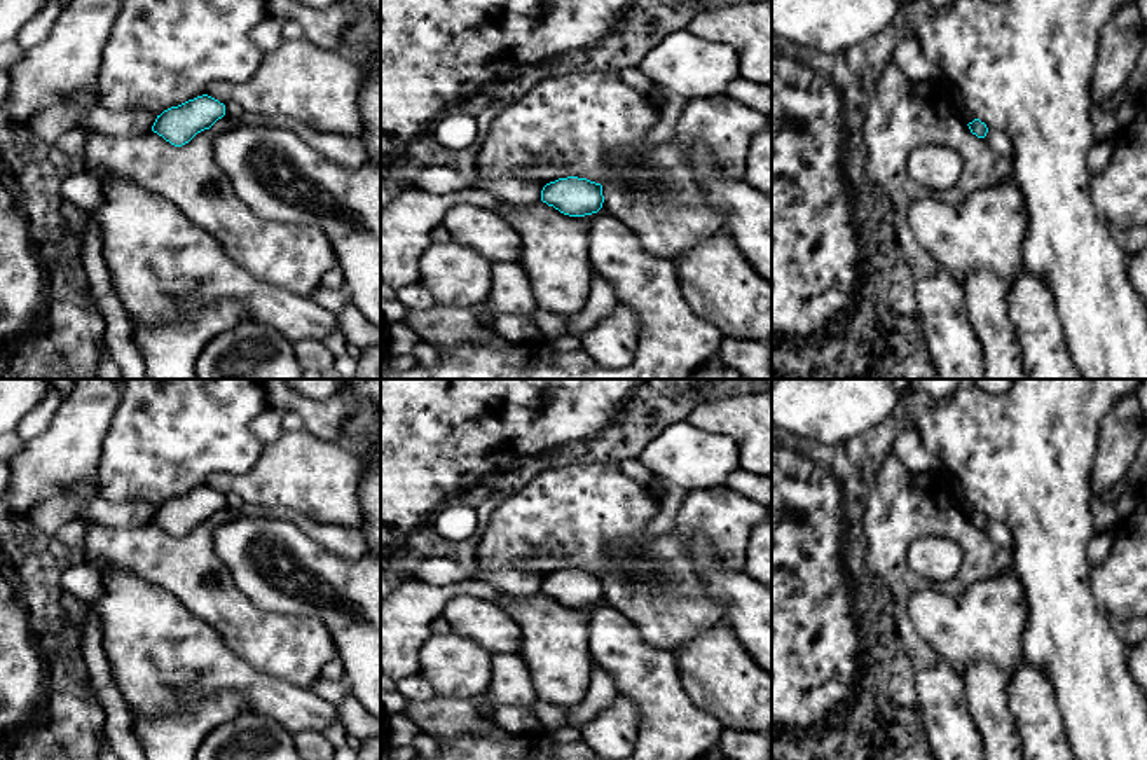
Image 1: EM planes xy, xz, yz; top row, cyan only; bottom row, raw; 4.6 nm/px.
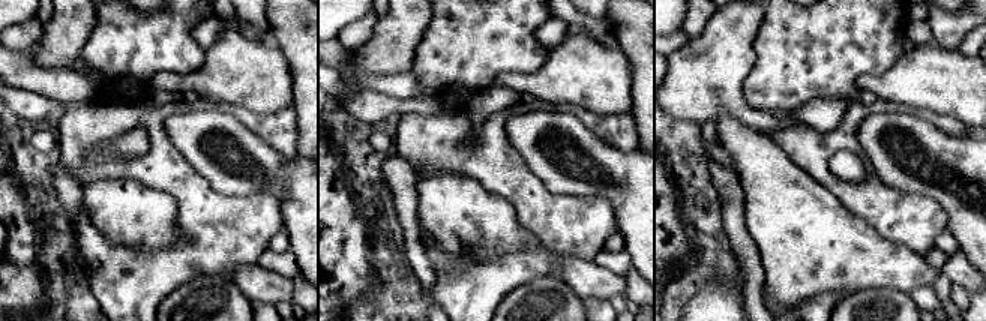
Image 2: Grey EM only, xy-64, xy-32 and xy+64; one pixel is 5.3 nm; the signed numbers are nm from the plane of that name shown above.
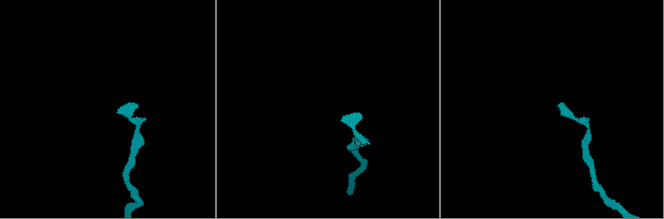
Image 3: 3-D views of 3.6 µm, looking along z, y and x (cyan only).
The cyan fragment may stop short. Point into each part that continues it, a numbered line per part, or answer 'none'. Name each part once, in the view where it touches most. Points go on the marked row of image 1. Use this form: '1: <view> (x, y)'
none

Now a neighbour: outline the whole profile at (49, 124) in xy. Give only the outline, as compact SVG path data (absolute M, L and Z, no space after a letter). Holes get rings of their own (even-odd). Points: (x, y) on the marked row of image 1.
M56 105L33 117L23 117L21 124L26 133L37 136L51 149L61 135L77 128L133 136L150 131L155 119L157 115L147 110L108 110L100 105L93 110L79 110L70 105Z

